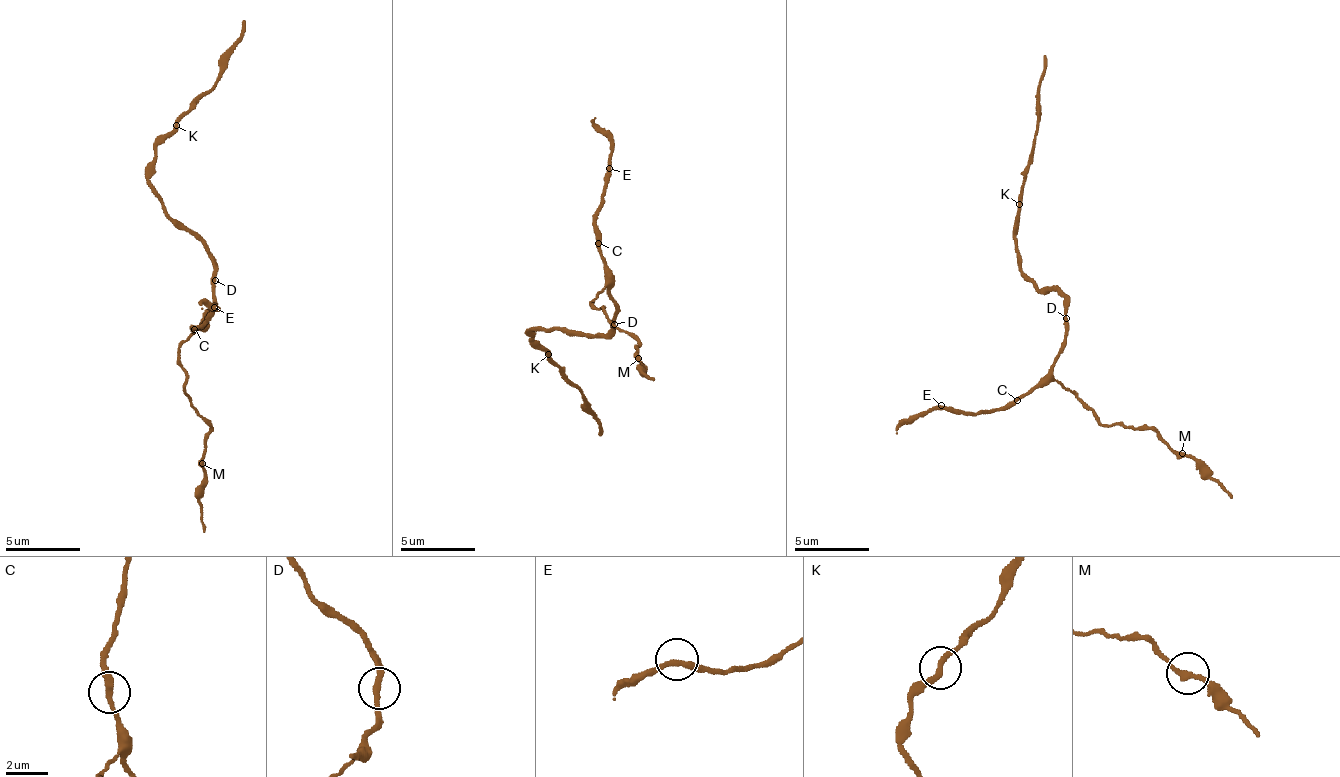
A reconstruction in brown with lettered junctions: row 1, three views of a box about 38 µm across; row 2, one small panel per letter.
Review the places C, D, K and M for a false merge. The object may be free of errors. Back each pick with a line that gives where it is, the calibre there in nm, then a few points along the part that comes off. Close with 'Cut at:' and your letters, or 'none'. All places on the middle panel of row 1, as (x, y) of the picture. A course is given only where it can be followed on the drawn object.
Cut at: none

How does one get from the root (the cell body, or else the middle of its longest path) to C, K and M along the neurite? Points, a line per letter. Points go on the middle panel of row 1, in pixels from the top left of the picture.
C: (611, 334), (618, 310), (609, 292), (608, 270), (599, 244)
K: (611, 334), (602, 337), (594, 334), (570, 334), (557, 329), (548, 332), (531, 328), (529, 342), (548, 354)
M: (611, 334), (618, 310), (607, 287), (591, 305), (600, 308), (601, 305), (610, 327), (639, 343), (638, 358)

